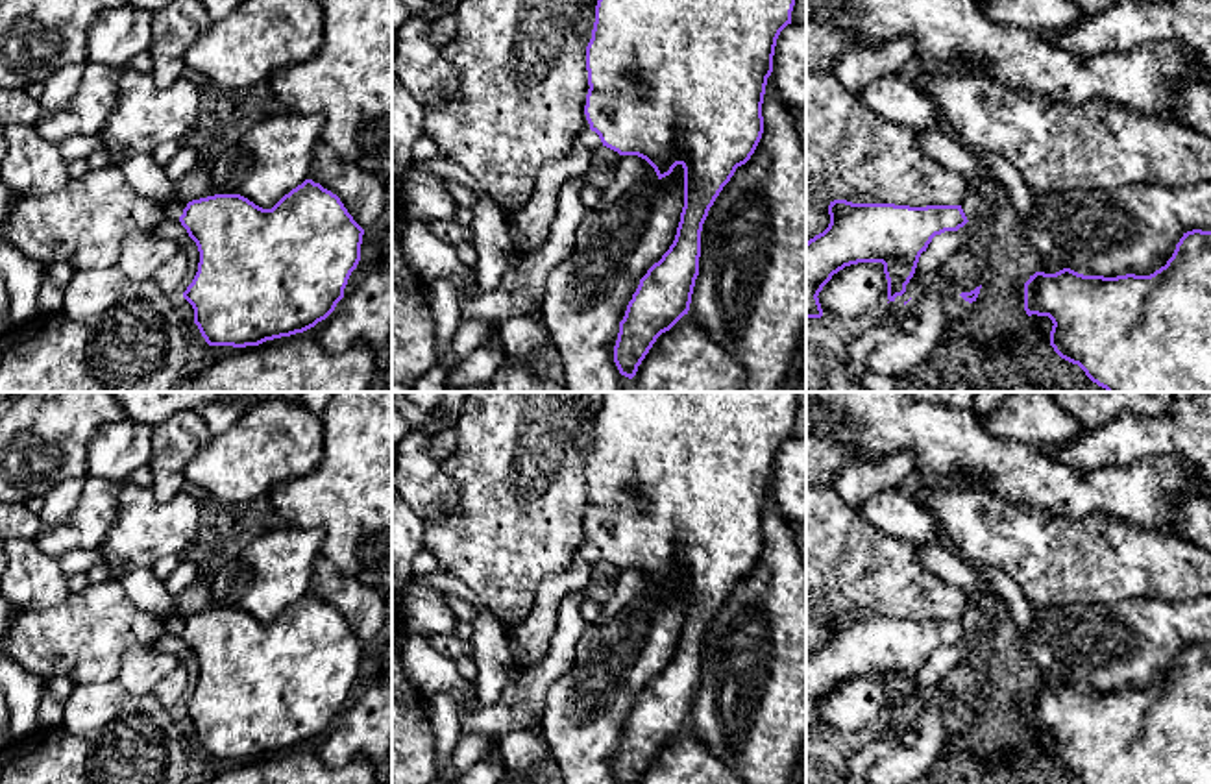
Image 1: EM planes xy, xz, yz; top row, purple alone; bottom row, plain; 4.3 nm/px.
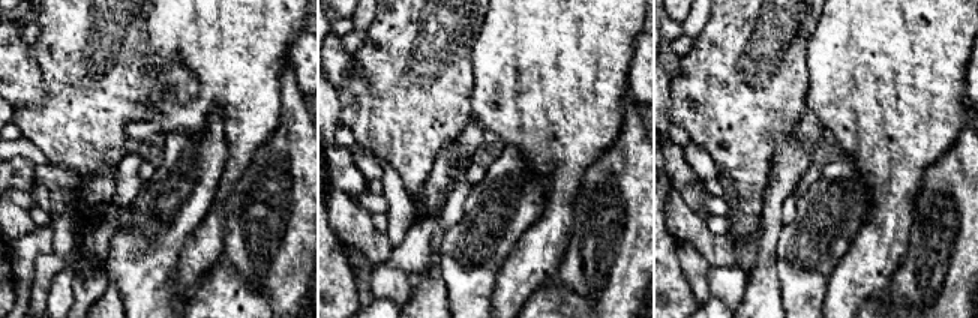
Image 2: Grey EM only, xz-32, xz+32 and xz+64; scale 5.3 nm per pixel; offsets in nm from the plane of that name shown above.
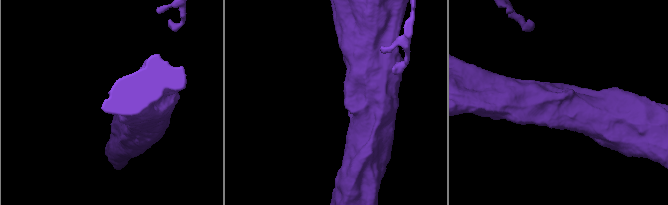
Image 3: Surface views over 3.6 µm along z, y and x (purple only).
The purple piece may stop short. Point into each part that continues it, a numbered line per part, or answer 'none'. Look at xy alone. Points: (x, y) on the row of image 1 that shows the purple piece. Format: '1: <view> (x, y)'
1: xy (141, 171)

